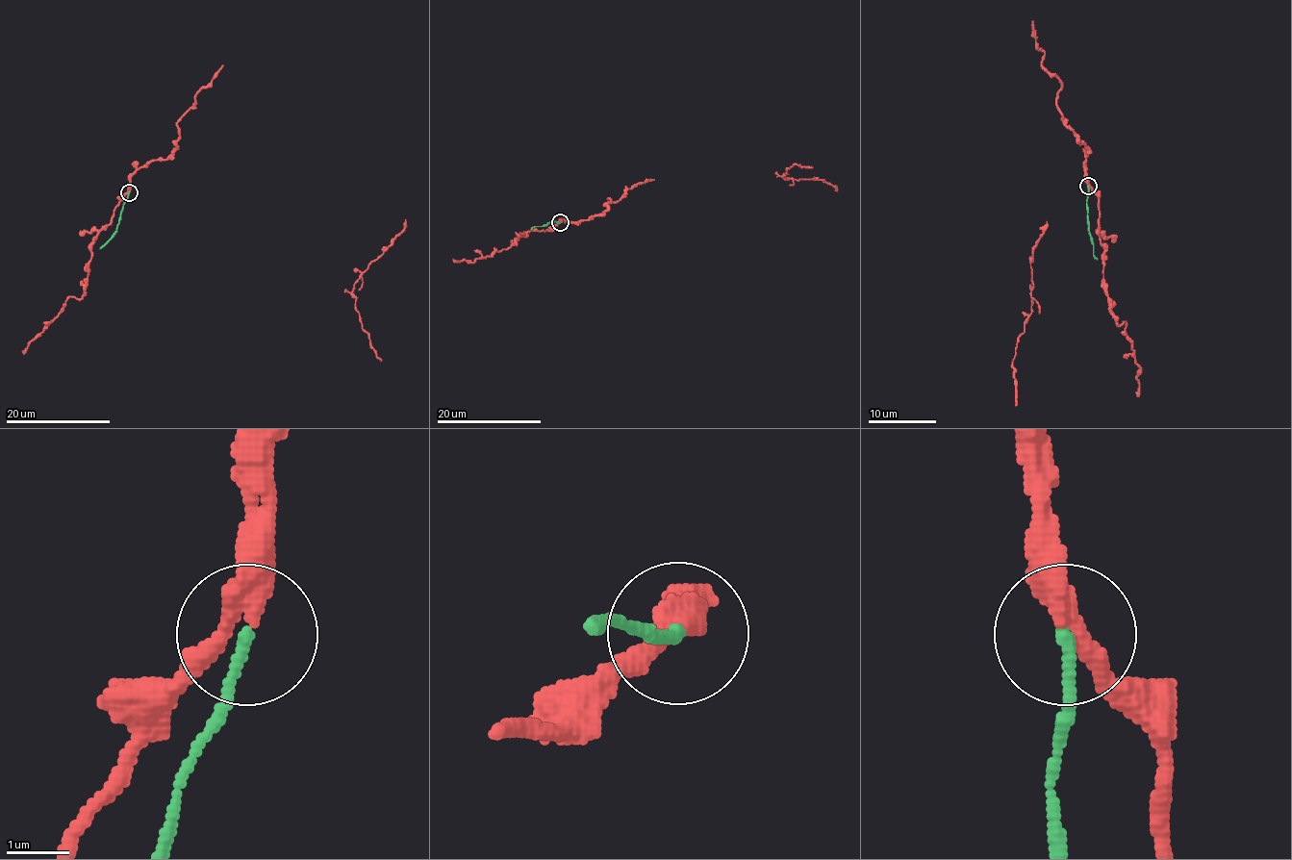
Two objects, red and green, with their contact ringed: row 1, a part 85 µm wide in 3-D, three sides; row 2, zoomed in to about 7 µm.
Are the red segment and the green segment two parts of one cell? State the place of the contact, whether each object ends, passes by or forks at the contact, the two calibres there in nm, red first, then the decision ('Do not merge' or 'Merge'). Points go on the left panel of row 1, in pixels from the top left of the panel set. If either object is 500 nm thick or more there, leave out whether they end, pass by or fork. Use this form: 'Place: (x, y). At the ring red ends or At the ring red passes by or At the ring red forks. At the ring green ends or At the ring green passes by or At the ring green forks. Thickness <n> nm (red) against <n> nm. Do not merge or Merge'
Place: (129, 192). At the ring red passes by. At the ring green ends. Thickness 320 nm (red) against 170 nm. Do not merge

